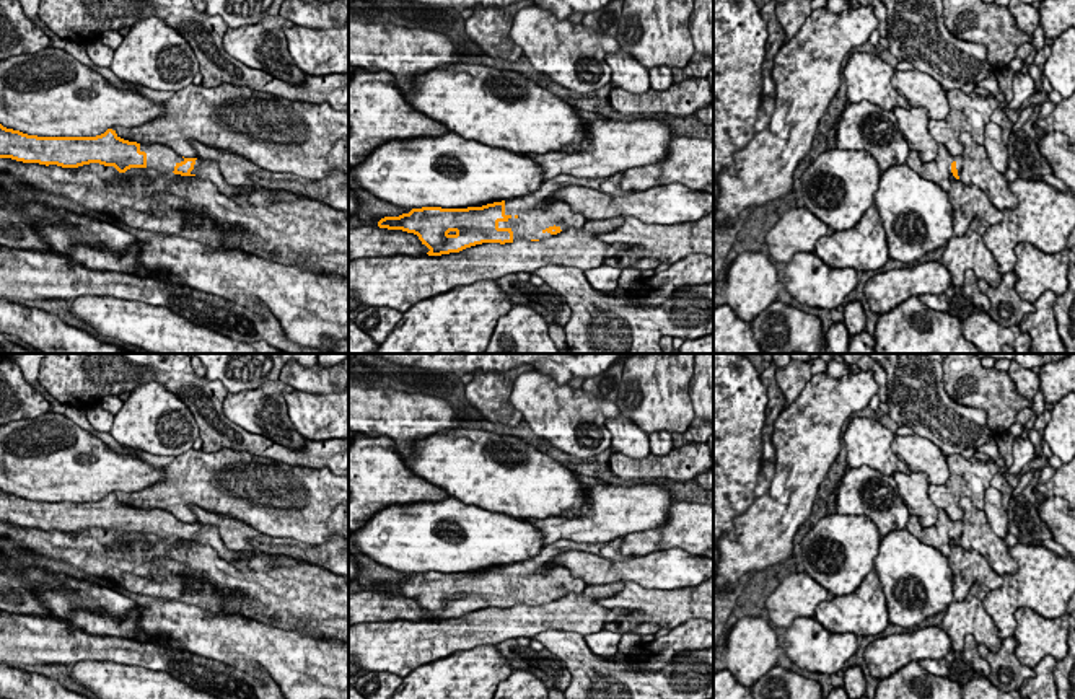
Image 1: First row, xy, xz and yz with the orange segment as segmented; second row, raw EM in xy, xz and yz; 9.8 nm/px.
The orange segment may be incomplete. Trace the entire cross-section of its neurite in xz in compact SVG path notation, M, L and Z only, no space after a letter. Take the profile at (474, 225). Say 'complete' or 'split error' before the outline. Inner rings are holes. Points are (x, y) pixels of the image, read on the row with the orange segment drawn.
split error; M622 173L604 179L560 174L544 181L536 192L524 197L467 209L412 209L399 217L381 218L378 226L417 235L430 249L428 256L459 253L482 243L539 241L567 228L580 230L588 222L567 202L549 202L555 191L580 186L625 196L621 181Z

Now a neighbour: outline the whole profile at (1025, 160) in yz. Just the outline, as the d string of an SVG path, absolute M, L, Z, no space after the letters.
M1023 130L1010 132L1008 138L1010 168L1020 179L1033 181L1052 174L1051 165L1039 153L1034 140Z

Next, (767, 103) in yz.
M762 96L757 119L754 122L754 132L762 132L769 125L774 109L775 96Z

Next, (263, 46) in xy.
M275 15L256 24L228 28L223 36L223 49L249 68L267 72L292 85L301 85L305 73L295 65L288 52L285 23L285 18Z

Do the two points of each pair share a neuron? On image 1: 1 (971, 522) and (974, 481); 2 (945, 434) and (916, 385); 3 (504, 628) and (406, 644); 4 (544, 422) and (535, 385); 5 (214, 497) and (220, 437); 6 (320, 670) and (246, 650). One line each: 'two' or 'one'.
1: two
2: one
3: one
4: one
5: two
6: one

